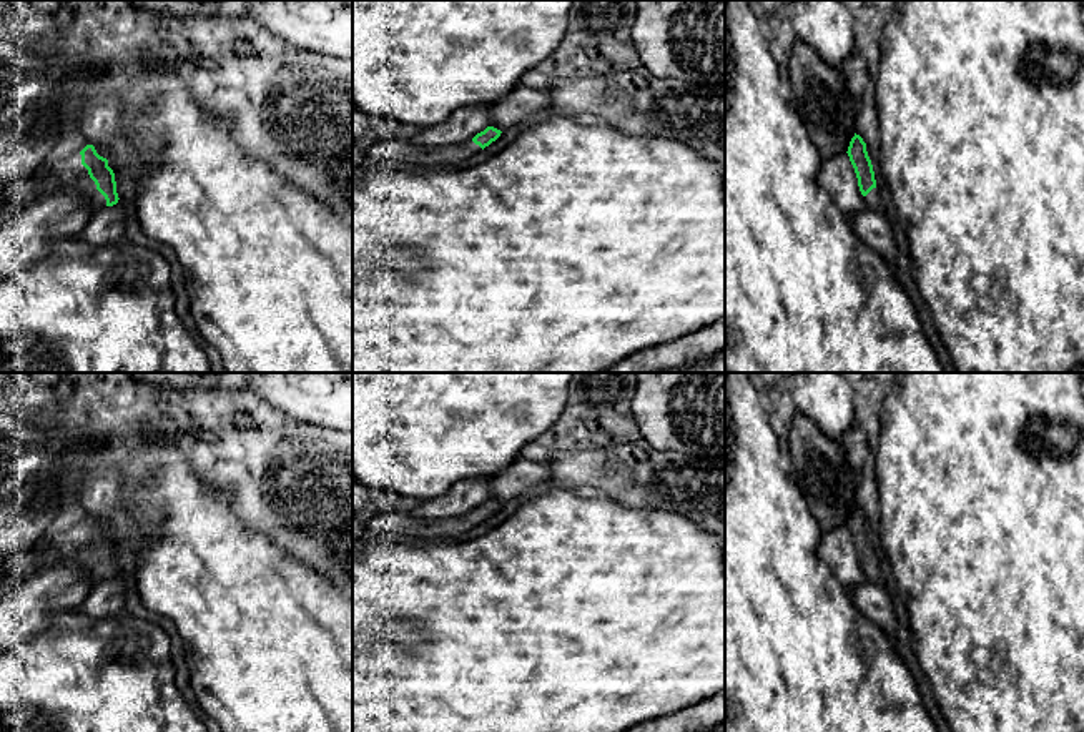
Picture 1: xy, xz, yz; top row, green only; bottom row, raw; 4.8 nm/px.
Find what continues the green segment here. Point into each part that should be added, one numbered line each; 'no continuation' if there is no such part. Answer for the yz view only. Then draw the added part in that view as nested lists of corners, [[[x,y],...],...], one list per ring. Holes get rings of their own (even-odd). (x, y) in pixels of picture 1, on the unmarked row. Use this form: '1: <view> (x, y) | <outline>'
1: yz (873, 571) | [[[873,561],[866,569],[863,569],[866,581],[883,586],[883,574],[880,561]]]

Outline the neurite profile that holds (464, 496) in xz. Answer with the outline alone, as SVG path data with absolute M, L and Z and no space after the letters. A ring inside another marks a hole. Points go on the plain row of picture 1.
M472 476L457 481L446 494L421 501L409 514L421 519L446 519L467 514L490 497L494 477Z

